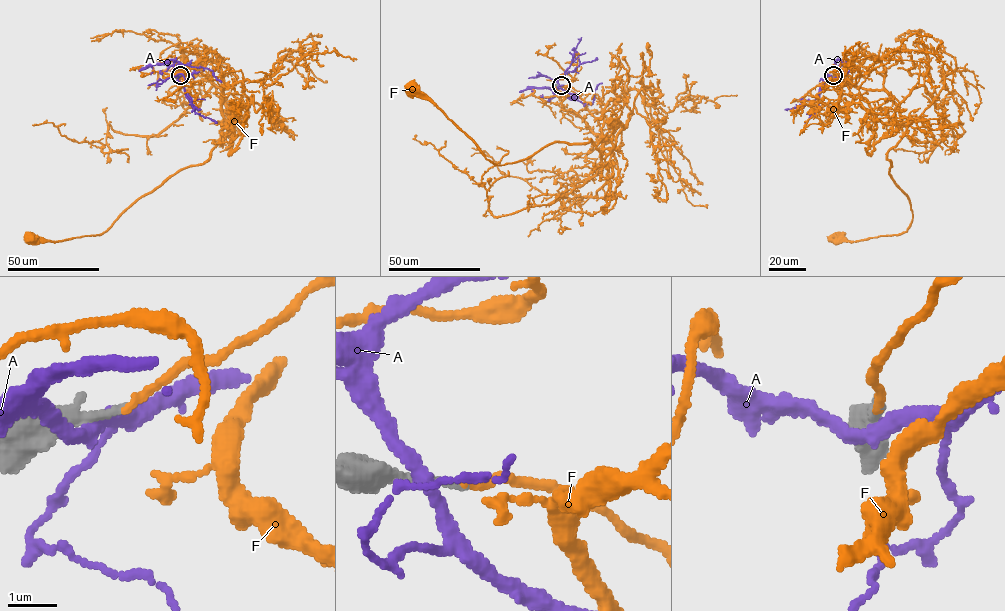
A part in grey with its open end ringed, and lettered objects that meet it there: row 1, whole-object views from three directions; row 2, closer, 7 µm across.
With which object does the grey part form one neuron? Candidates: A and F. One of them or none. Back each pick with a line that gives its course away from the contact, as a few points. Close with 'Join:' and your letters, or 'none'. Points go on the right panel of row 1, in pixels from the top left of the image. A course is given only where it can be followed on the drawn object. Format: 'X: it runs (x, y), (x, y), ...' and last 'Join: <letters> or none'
F: it runs (833, 75), (883, 89), (898, 109), (905, 129), (887, 158), (912, 213), (901, 233), (835, 237)
Join: F

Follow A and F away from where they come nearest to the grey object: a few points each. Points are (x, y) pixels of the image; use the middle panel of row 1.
A: (559, 85), (574, 97), (546, 87), (519, 91)
F: (560, 85), (593, 92), (605, 105), (604, 158), (590, 139), (554, 142), (496, 164), (411, 88)

